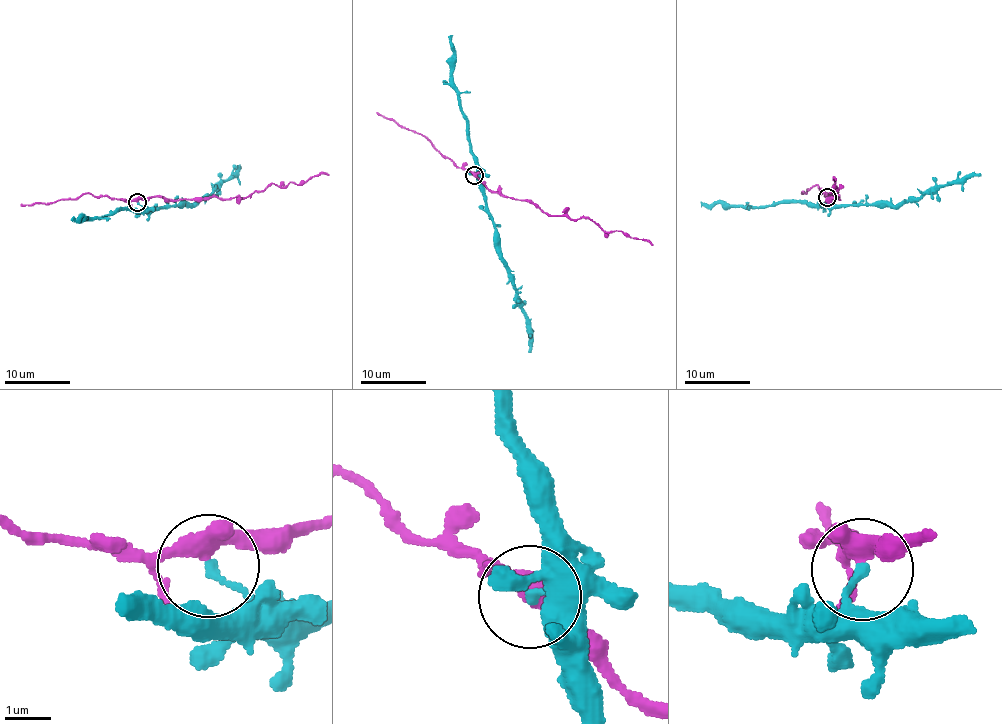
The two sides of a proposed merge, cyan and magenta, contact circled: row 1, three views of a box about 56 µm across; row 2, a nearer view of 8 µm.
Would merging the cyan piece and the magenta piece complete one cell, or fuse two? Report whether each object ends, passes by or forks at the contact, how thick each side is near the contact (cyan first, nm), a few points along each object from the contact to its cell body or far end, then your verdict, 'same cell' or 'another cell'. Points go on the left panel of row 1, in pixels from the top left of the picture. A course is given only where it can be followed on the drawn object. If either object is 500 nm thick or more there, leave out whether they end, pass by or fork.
cyan ends; magenta passes by; calibres 170 and 380 nm; course cyan (137, 202), (145, 209), (189, 205), (235, 177), (239, 165); course magenta (137, 202), (154, 197), (178, 200), (249, 195), (274, 184), (286, 187), (321, 174), (328, 175); another cell

